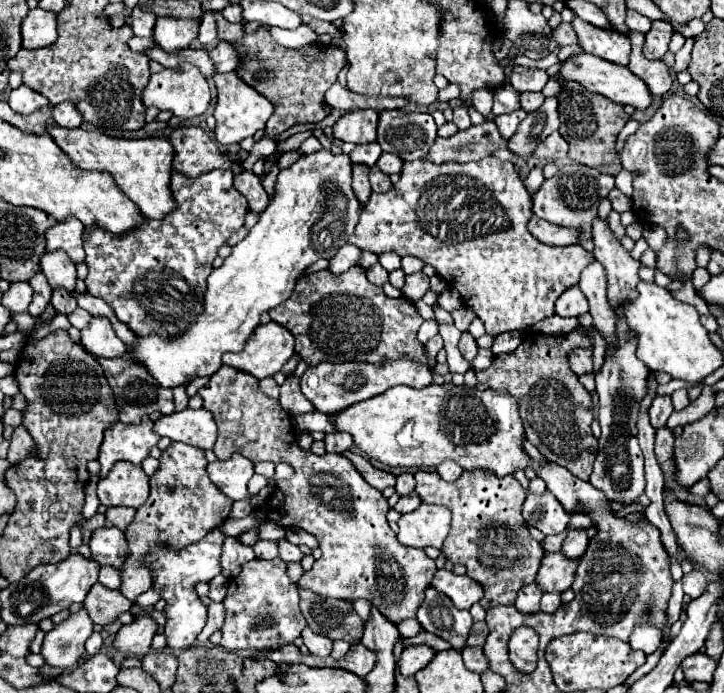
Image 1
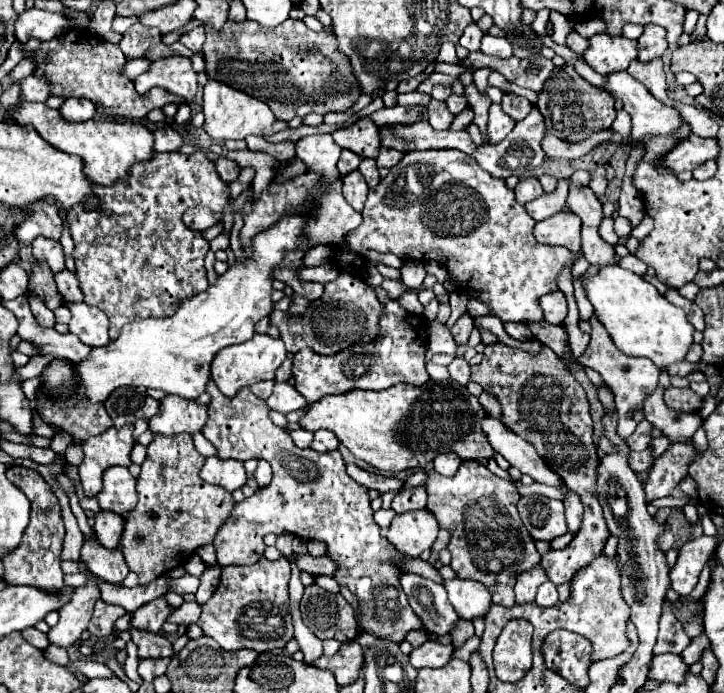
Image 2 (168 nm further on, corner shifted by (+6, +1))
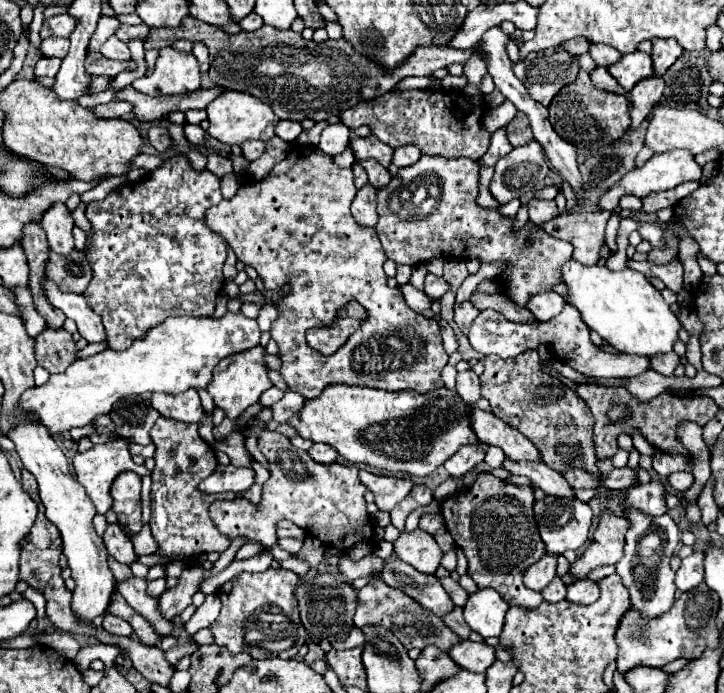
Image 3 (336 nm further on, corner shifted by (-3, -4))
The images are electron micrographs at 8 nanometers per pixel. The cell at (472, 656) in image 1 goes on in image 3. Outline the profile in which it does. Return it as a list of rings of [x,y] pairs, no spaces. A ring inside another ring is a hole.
[[[454,608],[452,612],[448,612],[446,616],[444,616],[444,622],[460,636],[460,638],[468,638],[468,634],[470,634],[470,628],[468,628],[468,624],[466,624],[466,620],[464,620],[464,616],[462,616],[462,608]]]

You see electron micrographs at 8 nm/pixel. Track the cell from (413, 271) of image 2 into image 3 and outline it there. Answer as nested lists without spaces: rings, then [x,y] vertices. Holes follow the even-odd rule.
[[[428,274],[426,276],[426,282],[424,282],[424,292],[432,298],[432,300],[440,300],[448,290],[448,283],[444,278],[438,278],[434,274]]]

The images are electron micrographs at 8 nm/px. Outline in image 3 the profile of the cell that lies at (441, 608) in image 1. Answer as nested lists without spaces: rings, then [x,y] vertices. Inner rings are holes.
[[[394,552],[384,560],[380,580],[392,588],[400,588],[410,598],[414,598],[426,610],[434,612],[440,618],[444,618],[454,608],[454,602],[450,600],[450,596],[446,594],[446,590],[442,588],[440,580],[436,576],[416,572],[416,568],[412,568],[410,564],[404,564],[404,560],[396,558]]]

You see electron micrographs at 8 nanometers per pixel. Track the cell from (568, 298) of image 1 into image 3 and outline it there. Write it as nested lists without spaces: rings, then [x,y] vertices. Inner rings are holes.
[[[538,292],[536,296],[532,296],[532,300],[528,300],[526,308],[536,316],[536,320],[546,322],[562,312],[564,298],[556,292]]]

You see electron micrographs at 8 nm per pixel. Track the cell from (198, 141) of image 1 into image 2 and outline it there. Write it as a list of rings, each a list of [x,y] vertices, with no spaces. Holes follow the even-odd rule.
[[[171,125],[159,127],[153,135],[155,135],[155,151],[179,151],[185,145],[185,137]]]

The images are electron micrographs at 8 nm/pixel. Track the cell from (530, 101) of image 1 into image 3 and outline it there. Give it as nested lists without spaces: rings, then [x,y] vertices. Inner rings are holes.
[[[518,112],[516,118],[506,126],[506,136],[508,136],[508,142],[514,148],[522,146],[522,144],[528,144],[532,140],[530,122],[528,122],[528,116],[524,112]]]

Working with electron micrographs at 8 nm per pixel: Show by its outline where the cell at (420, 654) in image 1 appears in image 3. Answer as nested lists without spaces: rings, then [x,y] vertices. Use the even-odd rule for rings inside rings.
[[[464,640],[450,650],[450,658],[456,660],[464,670],[486,672],[496,662],[496,648],[486,642]]]

